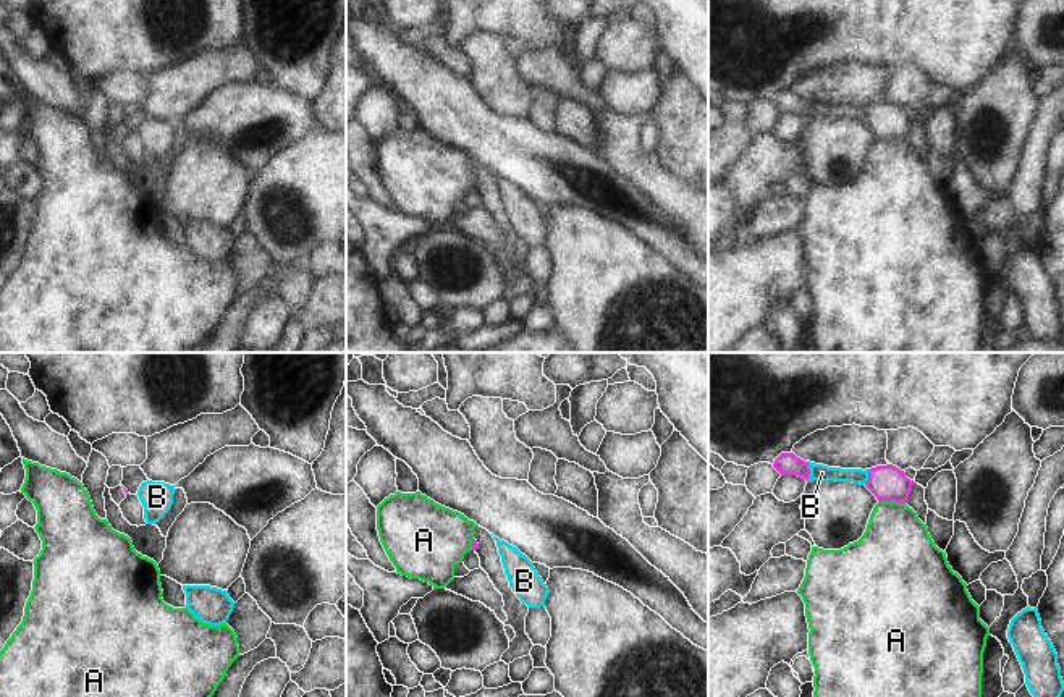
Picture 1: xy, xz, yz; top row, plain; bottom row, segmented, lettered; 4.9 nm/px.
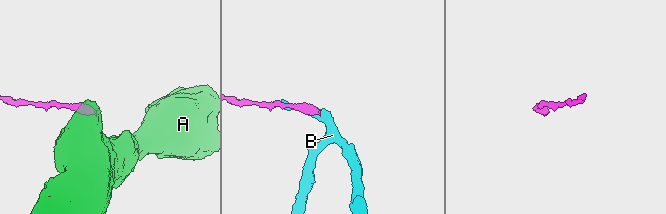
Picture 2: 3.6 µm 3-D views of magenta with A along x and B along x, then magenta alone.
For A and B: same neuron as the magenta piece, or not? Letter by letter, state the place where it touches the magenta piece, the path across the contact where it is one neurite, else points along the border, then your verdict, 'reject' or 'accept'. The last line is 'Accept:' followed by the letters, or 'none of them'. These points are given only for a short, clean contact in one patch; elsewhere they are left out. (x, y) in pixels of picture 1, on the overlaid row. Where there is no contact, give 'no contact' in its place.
A: meets magenta in yz at (891, 500); border along yz (878, 500), (904, 503); reject
B: meets magenta in yz at (809, 471); reject
Accept: none of them

